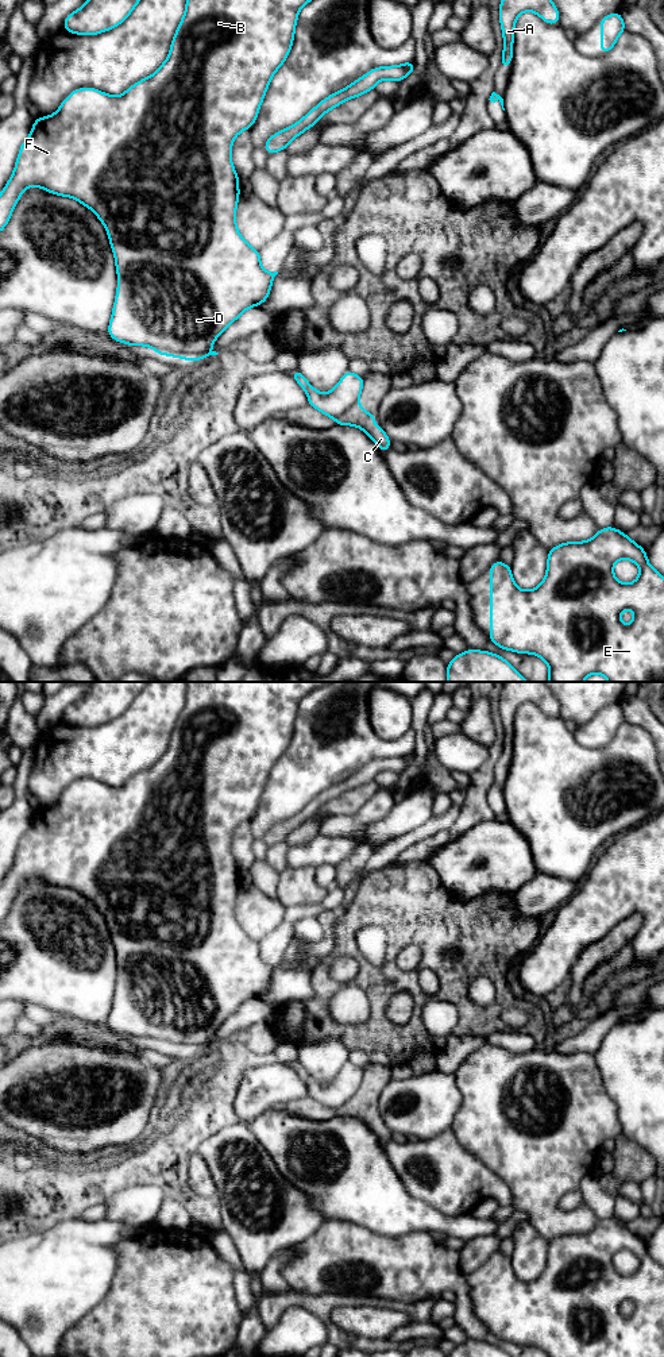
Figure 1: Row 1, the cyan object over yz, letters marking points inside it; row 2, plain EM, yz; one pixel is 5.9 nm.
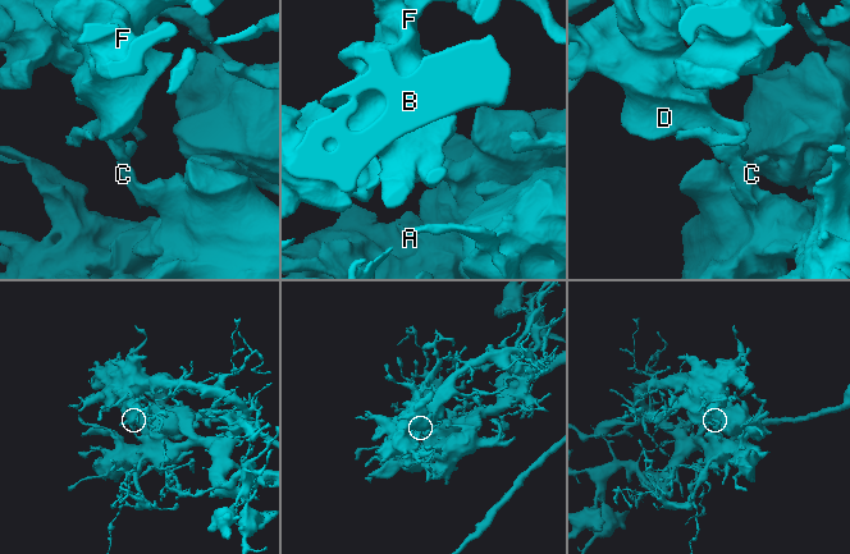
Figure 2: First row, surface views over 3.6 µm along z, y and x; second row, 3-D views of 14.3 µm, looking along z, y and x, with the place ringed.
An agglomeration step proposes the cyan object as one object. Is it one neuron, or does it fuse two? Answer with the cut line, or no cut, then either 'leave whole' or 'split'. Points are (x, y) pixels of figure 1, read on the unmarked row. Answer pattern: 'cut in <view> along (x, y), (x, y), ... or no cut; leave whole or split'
cut in yz along (356, 1091), (335, 1111); split

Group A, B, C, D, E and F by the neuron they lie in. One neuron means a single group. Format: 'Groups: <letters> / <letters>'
Groups: A B D E F / C

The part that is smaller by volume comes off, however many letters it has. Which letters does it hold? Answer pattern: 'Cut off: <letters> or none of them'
Cut off: C

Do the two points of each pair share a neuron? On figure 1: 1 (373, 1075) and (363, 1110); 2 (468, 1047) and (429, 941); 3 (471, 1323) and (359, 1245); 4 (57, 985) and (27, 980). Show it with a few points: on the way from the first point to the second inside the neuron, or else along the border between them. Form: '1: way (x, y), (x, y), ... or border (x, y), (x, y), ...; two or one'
1: way (373, 1083), (365, 1102); one
2: border (452, 1033), (458, 1036), (481, 1034), (485, 1037); two
3: way (459, 1290), (424, 1255), (393, 1255); one
4: way (50, 980), (34, 980); one

